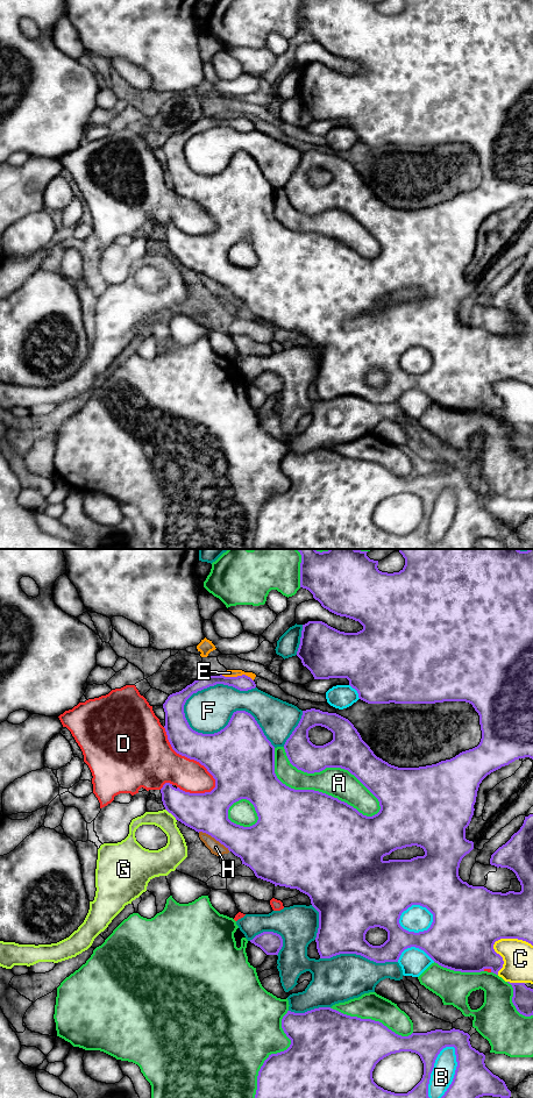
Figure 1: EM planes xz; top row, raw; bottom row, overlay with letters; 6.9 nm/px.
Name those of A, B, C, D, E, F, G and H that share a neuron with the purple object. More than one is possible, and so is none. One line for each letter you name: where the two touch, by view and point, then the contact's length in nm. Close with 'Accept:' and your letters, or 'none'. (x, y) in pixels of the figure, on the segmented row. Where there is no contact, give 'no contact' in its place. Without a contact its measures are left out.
C: contact xz (497, 940); length 320 nm
E: contact xz (237, 676); length 220 nm
H: contact xz (214, 838); length 260 nm
Accept: C, E, H

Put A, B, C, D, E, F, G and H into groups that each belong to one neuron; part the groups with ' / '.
A / B / C E H / D / F / G

